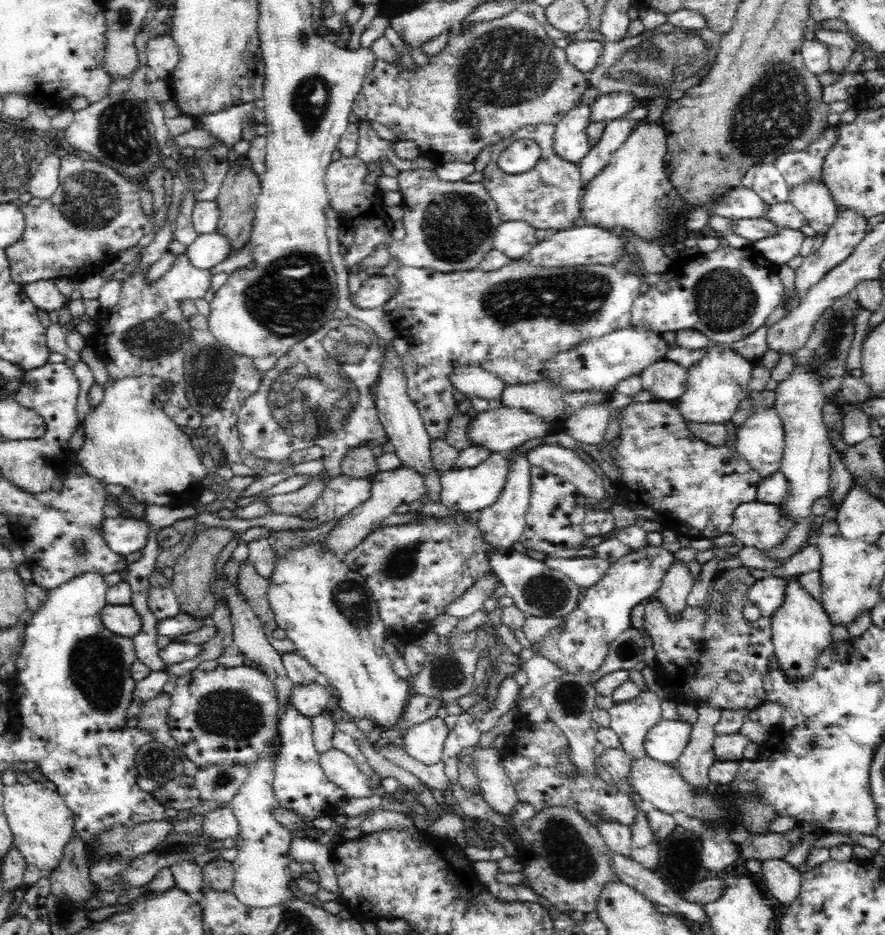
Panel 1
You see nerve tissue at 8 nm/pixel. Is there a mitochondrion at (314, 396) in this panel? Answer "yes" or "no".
yes

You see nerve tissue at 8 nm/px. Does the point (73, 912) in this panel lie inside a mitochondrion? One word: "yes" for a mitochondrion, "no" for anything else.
yes

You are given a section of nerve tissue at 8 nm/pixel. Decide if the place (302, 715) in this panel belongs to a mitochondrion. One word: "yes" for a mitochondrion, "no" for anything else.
no

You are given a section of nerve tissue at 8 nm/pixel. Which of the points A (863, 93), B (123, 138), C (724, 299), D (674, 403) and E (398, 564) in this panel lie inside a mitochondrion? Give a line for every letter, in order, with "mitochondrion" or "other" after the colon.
A: other
B: mitochondrion
C: mitochondrion
D: other
E: mitochondrion

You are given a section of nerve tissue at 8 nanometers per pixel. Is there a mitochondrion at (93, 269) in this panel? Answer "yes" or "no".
no

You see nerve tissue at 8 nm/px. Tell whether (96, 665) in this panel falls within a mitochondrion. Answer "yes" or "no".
yes

